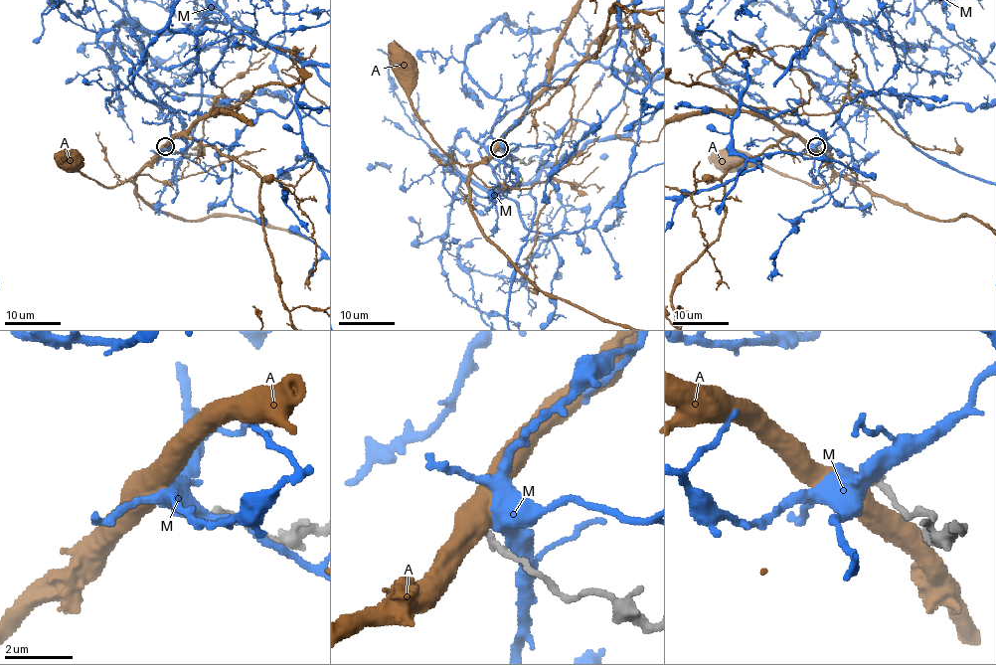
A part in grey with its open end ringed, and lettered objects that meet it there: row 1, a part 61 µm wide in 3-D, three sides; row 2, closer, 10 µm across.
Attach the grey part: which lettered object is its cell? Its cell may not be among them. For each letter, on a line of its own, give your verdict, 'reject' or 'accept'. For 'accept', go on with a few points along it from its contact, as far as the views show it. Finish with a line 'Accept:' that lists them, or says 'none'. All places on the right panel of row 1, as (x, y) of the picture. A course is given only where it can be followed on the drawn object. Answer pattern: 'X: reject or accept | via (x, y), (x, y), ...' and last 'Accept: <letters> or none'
A: reject
M: reject
Accept: none

